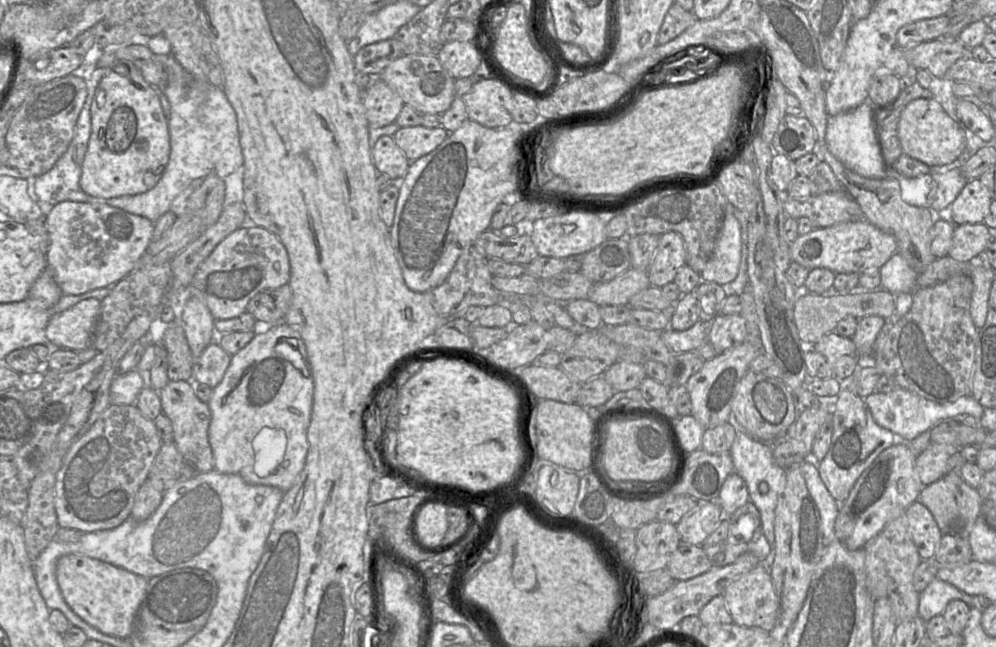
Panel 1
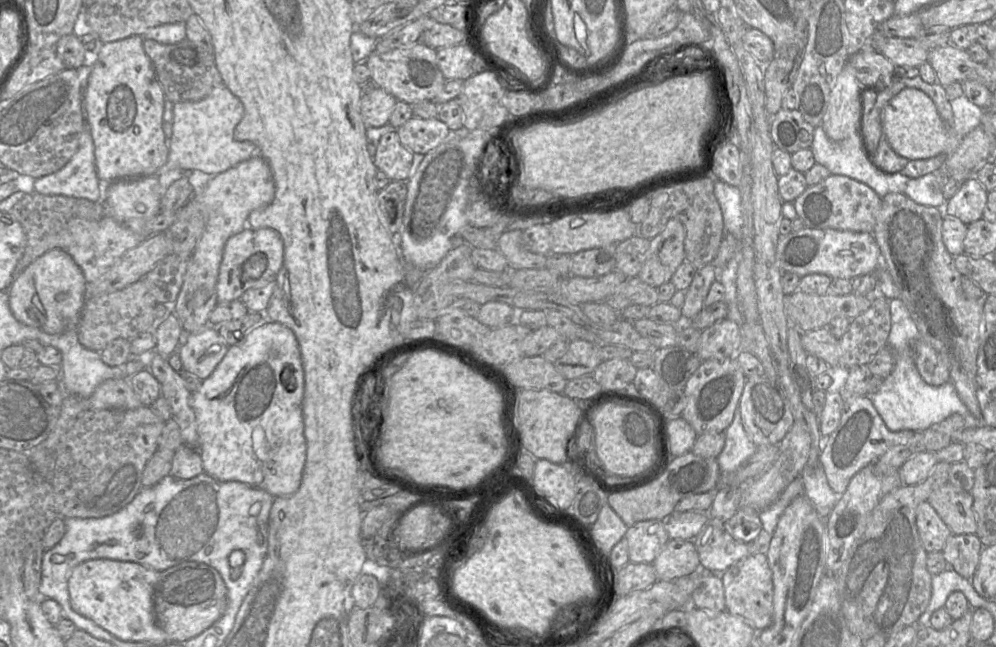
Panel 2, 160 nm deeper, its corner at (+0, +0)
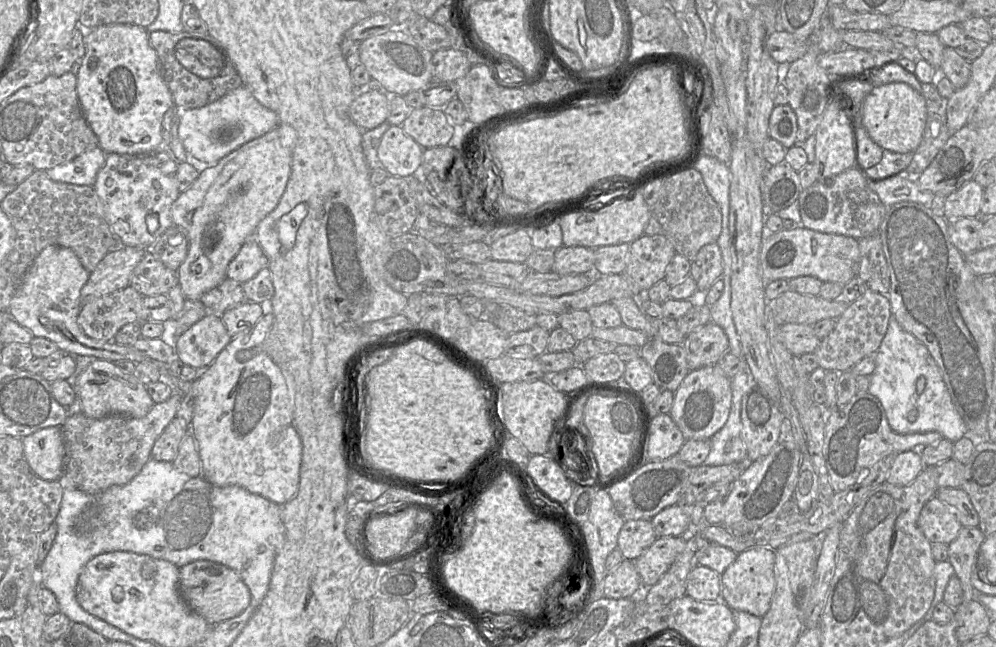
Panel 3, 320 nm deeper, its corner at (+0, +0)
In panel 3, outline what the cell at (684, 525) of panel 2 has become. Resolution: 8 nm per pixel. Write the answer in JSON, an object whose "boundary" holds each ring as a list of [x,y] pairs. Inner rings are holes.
{"boundary":[[[669,506],[651,519],[657,537],[680,537],[691,532],[691,508]]]}

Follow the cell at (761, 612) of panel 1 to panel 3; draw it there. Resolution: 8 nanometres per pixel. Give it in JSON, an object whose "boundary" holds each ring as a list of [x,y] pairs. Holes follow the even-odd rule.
{"boundary":[[[755,547],[738,553],[736,560],[721,575],[721,599],[733,611],[744,611],[760,618],[768,612],[775,590],[776,552]]]}

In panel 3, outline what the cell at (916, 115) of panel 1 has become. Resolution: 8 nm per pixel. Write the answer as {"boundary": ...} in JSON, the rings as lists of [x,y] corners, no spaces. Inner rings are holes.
{"boundary":[[[878,82],[866,97],[862,123],[871,139],[883,150],[897,153],[915,152],[919,147],[927,121],[926,100],[910,85]]]}

